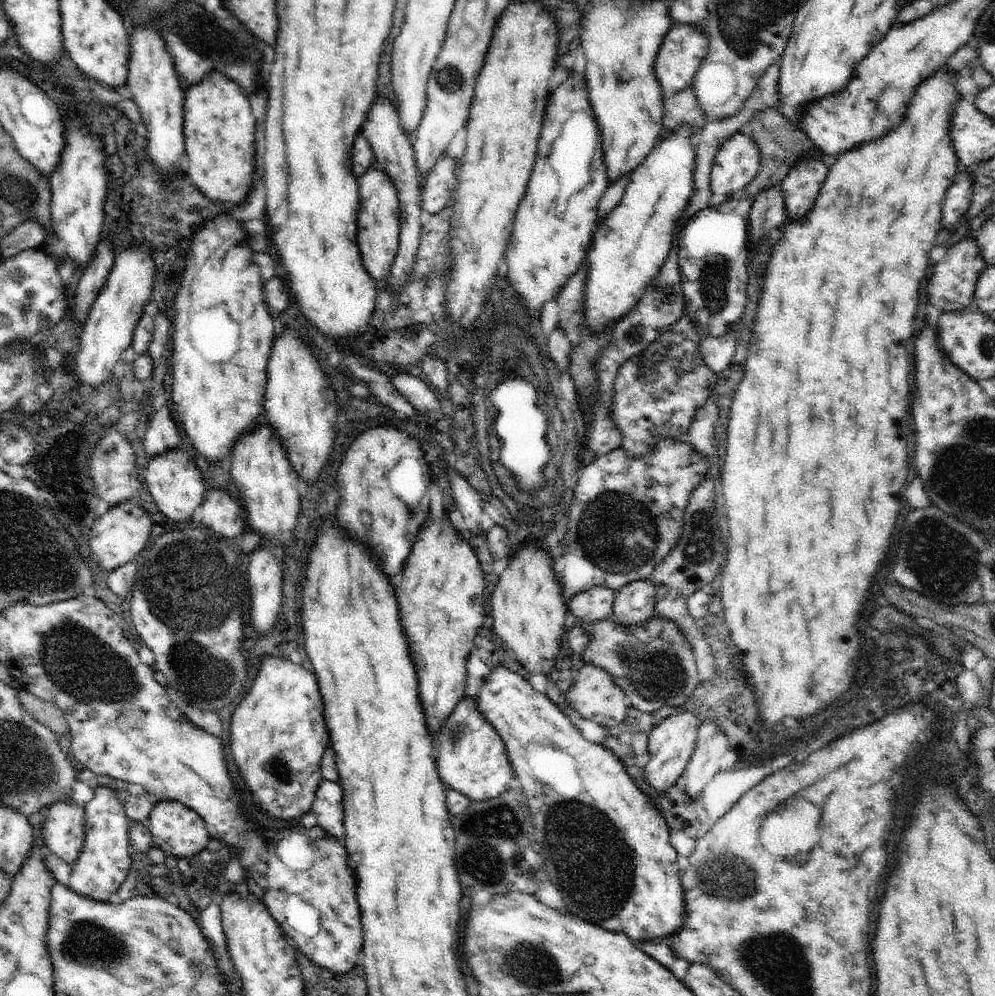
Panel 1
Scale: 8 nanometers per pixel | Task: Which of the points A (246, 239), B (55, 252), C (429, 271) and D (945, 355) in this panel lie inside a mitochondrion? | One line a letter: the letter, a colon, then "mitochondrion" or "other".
A: other
B: other
C: mitochondrion
D: other

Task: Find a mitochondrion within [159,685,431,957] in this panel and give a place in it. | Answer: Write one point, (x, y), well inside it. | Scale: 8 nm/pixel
(279, 769)

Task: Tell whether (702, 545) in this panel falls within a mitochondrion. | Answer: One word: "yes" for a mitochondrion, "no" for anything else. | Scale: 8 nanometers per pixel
yes

